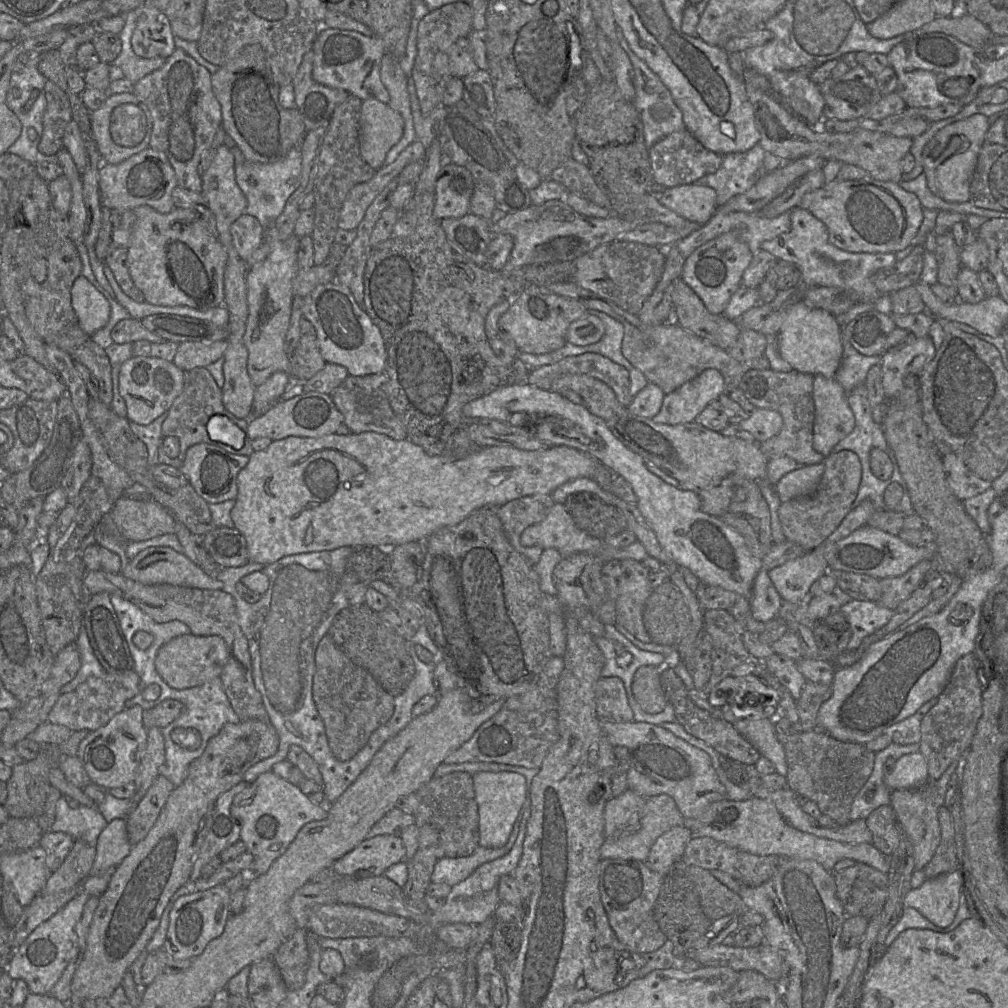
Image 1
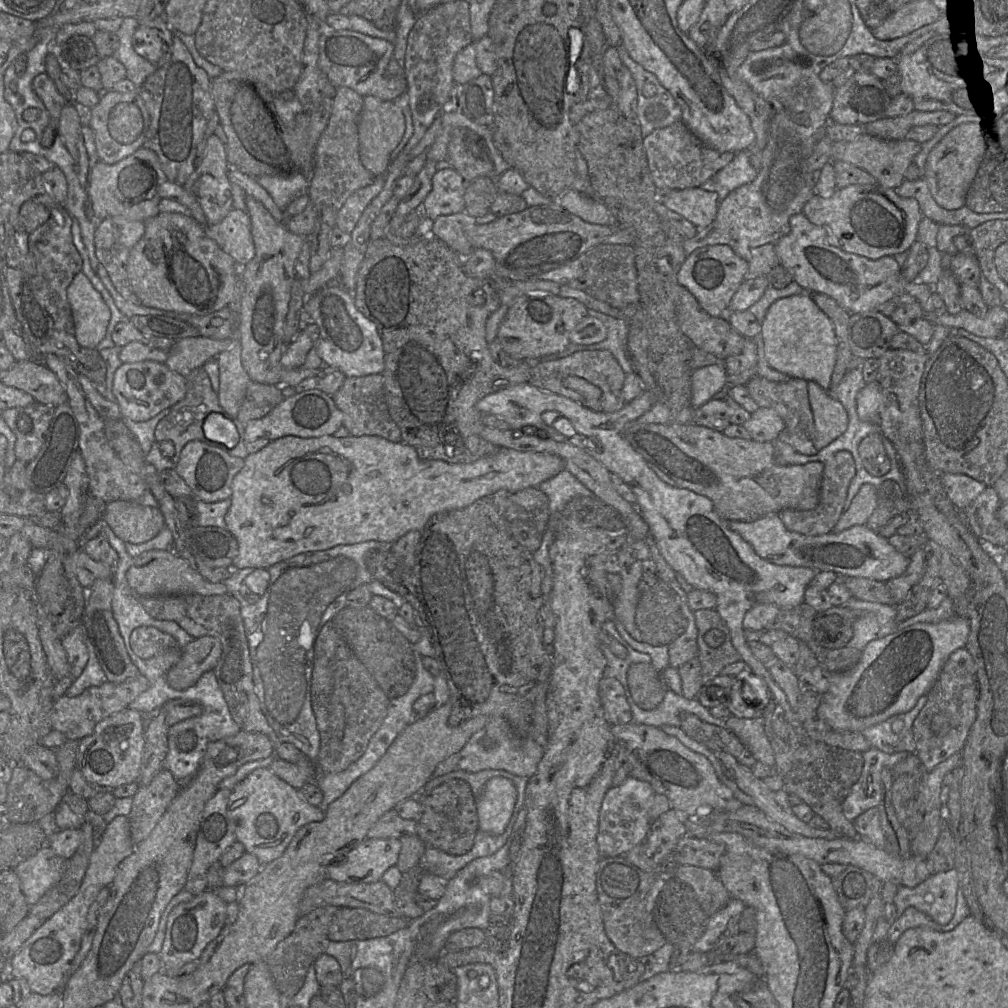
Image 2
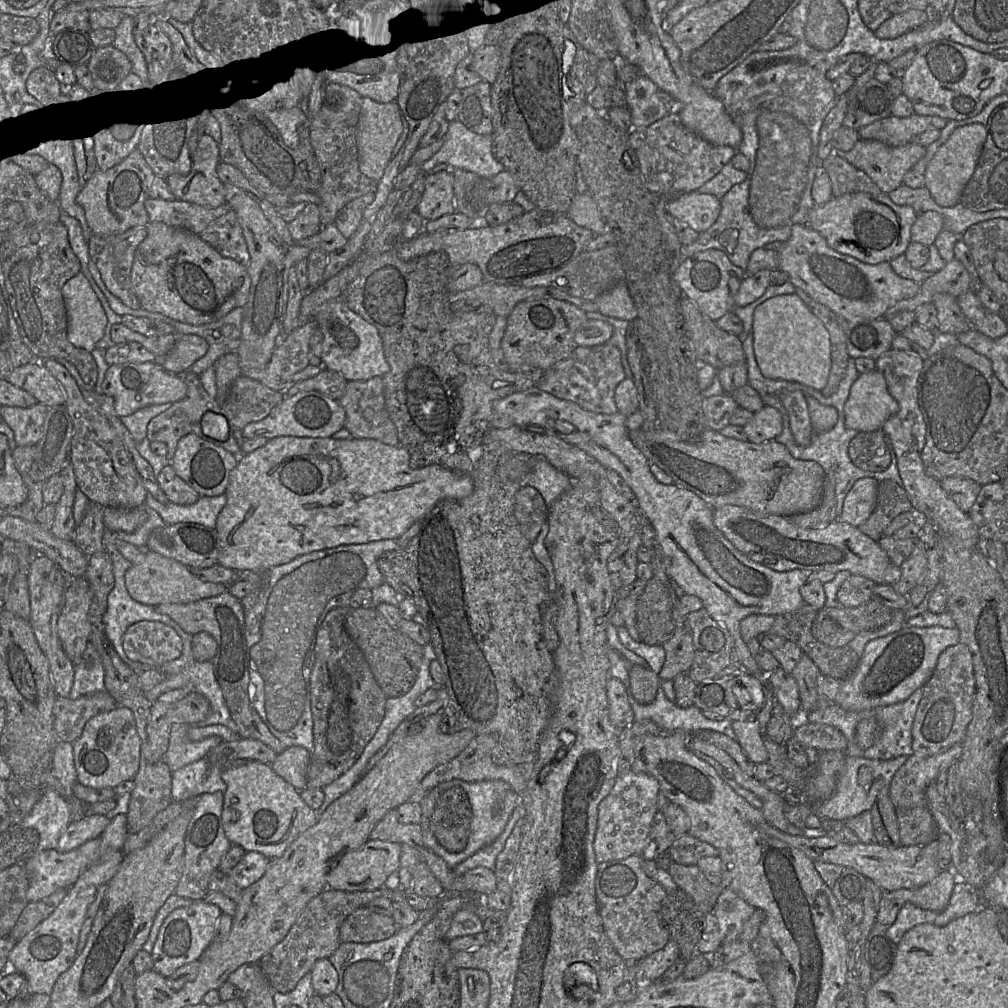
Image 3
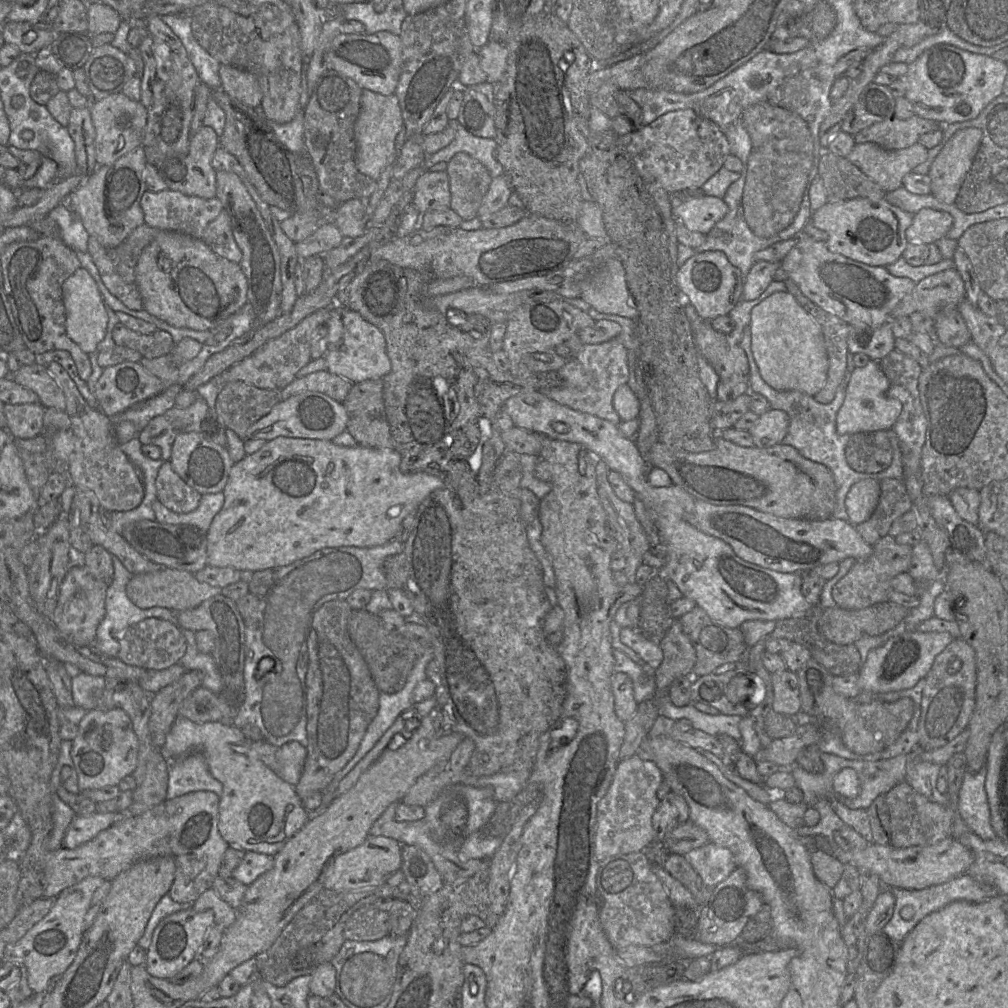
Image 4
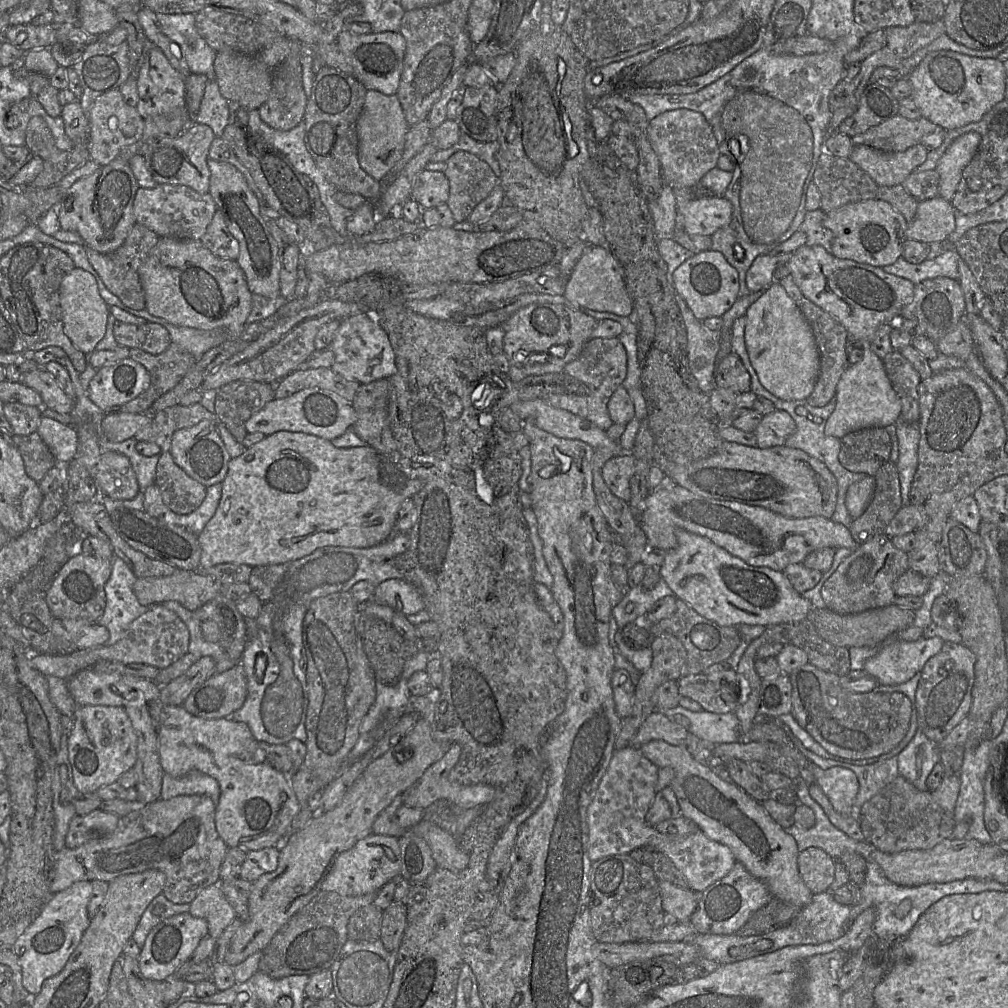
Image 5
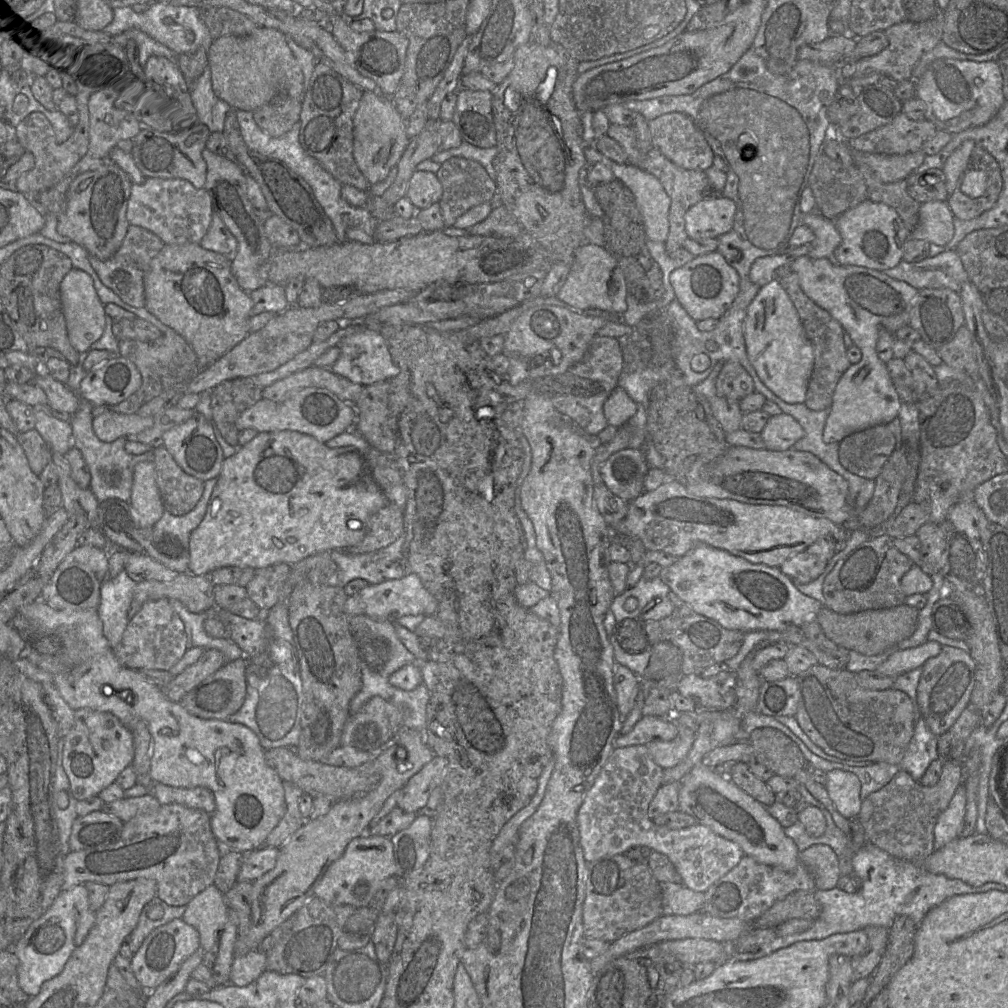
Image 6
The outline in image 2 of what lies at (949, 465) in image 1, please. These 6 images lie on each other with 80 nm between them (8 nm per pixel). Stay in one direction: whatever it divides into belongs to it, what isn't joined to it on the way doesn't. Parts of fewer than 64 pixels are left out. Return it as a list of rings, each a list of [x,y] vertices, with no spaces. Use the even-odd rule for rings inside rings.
[[[941,474],[943,487],[951,502],[964,511],[987,487],[965,474]]]

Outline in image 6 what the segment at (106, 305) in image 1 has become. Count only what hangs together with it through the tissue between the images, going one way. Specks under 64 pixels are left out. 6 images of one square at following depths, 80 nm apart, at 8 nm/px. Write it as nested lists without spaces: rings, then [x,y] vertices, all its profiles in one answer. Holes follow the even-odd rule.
[[[72,268],[64,277],[60,284],[60,296],[69,341],[75,350],[84,353],[103,335],[107,317],[105,305],[97,296],[92,278],[79,269]]]

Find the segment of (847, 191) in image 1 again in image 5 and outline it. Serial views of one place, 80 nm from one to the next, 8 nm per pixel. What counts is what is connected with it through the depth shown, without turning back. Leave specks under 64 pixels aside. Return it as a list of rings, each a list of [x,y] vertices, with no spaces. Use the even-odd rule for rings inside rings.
[[[873,199],[849,203],[827,213],[823,225],[834,235],[830,252],[837,258],[883,268],[903,254],[908,222],[886,201]]]

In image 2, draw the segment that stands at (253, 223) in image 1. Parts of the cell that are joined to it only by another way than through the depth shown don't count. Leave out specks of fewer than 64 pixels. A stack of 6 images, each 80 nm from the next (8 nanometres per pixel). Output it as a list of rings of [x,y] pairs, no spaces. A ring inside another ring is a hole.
[[[232,209],[217,224],[205,225],[205,234],[243,267],[255,256],[251,220],[246,211]]]

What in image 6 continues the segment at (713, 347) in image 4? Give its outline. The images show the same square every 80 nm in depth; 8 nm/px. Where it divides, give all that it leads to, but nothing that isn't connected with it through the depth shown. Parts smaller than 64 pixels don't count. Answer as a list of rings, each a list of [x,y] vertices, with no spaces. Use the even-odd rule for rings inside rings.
[[[726,361],[716,379],[716,395],[740,401],[755,392],[751,376],[736,361]]]

